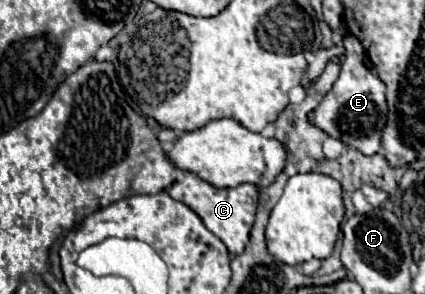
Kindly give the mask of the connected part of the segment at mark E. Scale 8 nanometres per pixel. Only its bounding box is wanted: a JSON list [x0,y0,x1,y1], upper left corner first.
[309,35,387,155]

